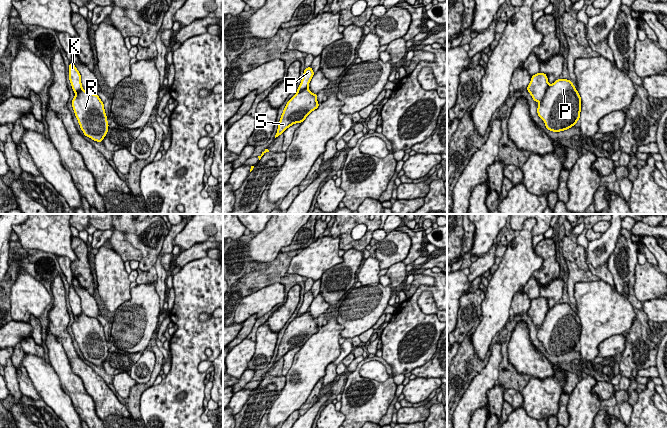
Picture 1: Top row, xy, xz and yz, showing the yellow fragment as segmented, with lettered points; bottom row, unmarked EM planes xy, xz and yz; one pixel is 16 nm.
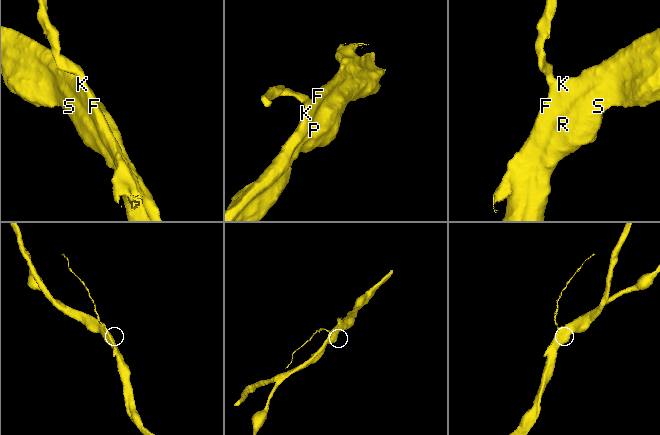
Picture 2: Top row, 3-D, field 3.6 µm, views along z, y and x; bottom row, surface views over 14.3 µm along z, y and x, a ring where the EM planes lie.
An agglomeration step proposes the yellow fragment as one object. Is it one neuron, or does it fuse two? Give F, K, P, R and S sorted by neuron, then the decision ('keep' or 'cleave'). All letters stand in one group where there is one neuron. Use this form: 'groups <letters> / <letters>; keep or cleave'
groups F K P R S; keep

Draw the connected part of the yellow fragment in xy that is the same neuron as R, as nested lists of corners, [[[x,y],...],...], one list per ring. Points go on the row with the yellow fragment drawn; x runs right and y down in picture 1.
[[[73,63],[69,64],[69,79],[75,97],[72,107],[85,136],[102,142],[108,132],[104,104],[97,94],[88,93],[82,88],[81,75]]]

